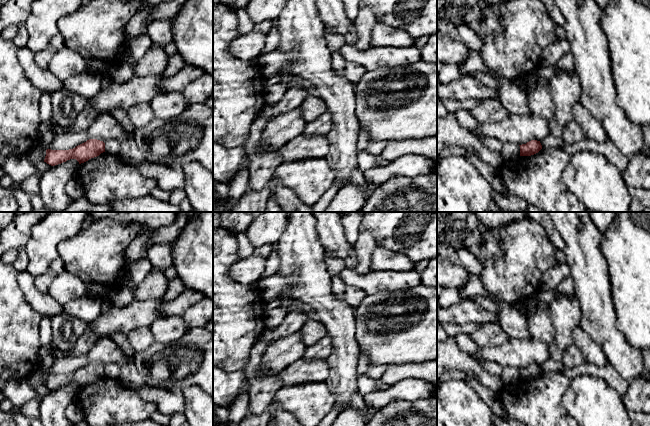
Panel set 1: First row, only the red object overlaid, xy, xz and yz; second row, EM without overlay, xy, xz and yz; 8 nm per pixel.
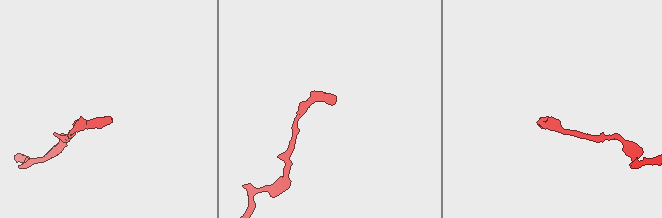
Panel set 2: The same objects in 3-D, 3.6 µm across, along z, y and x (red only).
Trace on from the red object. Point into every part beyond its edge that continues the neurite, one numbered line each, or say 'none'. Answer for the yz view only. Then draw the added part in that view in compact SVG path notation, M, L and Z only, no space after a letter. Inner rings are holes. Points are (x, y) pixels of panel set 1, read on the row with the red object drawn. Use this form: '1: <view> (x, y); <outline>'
none

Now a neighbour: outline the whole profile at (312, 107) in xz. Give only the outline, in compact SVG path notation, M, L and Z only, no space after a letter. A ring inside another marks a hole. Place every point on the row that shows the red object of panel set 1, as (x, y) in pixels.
M308 94L300 105L301 114L305 122L311 122L327 112L327 105L320 98Z

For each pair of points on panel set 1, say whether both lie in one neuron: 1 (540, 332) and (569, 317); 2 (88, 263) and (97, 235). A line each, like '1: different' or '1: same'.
1: different
2: same

